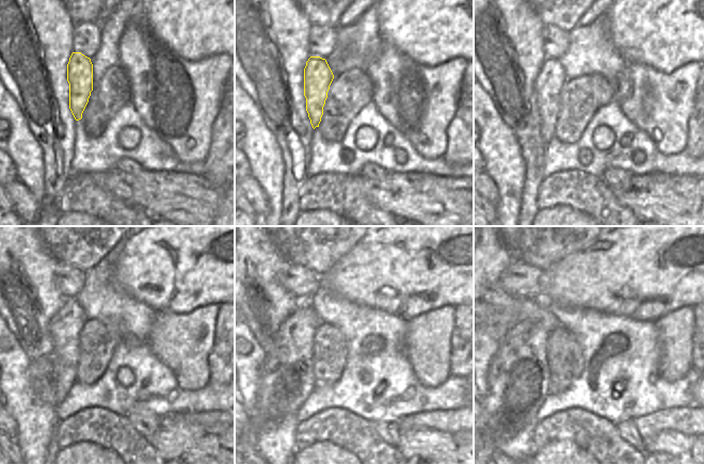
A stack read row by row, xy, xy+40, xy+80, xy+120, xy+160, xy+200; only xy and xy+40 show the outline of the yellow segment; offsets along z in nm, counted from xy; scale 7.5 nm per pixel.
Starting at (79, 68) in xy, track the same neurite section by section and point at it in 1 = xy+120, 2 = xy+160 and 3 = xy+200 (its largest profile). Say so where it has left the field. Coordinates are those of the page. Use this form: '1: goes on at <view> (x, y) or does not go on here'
1: goes on at xy+120 (65, 326)
2: goes on at xy+160 (287, 379)
3: goes on at xy+200 (518, 376)

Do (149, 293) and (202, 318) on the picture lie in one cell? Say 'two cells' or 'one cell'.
two cells

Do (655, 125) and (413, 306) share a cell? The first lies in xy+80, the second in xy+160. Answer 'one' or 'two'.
two

